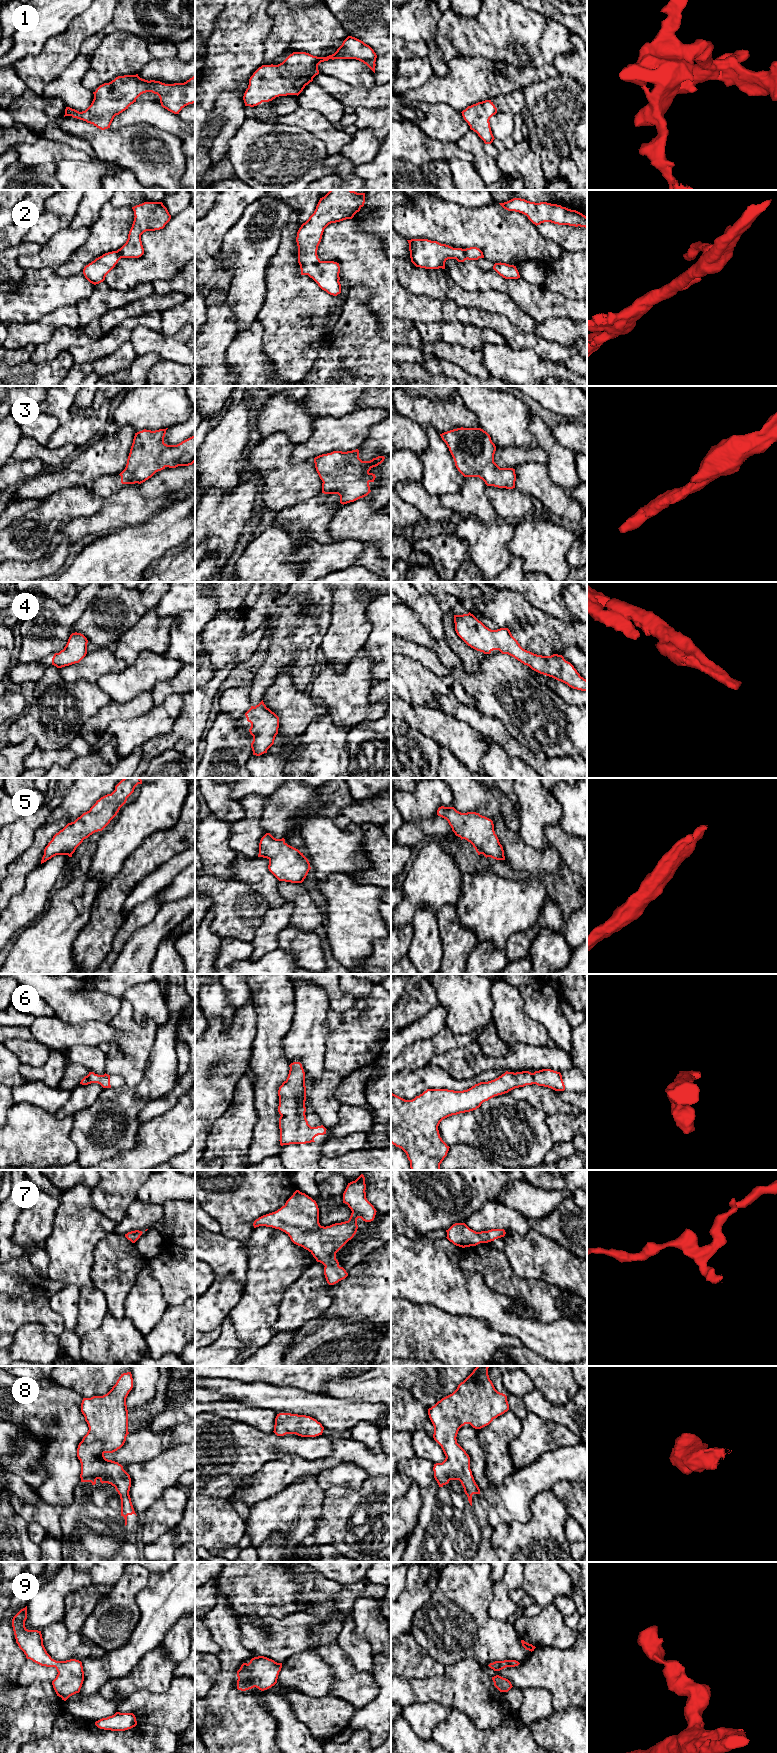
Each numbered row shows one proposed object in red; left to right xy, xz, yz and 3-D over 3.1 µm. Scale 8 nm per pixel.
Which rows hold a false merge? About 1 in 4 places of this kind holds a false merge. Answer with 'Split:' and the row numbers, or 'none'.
Split: none

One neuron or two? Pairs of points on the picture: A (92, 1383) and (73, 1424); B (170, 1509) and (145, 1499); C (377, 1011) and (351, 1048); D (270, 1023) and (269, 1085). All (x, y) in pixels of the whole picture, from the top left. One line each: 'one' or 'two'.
A: two
B: two
C: one
D: one

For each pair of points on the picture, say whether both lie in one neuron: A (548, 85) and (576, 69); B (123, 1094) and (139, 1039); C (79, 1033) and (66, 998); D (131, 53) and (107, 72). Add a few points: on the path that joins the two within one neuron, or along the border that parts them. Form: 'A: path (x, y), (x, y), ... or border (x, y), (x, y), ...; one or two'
A: border (560, 73), (565, 73), (576, 81); two
B: border (145, 1070), (142, 1079), (136, 1085), (125, 1085); two
C: border (54, 1015), (68, 1023), (99, 1022); two
D: path (125, 54), (113, 66); one

